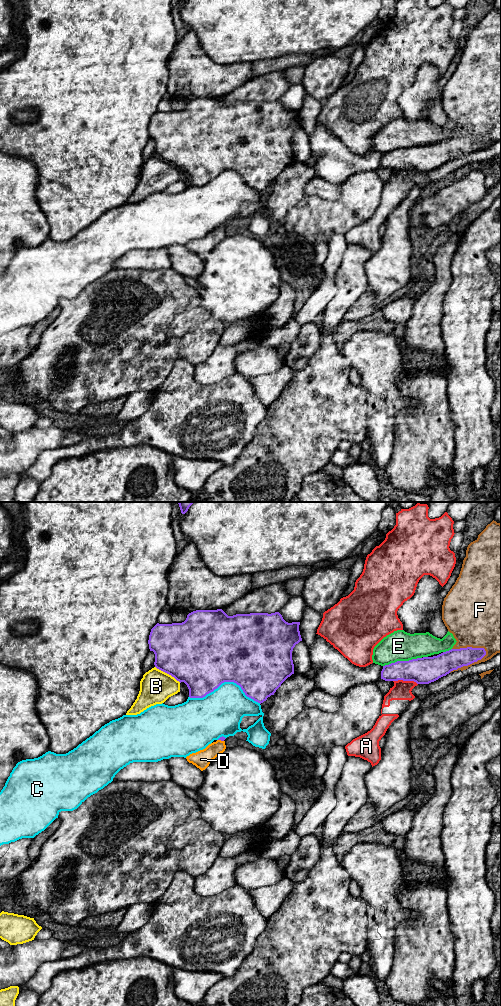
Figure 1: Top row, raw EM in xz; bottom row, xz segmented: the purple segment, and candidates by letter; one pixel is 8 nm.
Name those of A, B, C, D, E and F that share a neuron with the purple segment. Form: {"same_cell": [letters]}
{"same_cell": ["D"]}

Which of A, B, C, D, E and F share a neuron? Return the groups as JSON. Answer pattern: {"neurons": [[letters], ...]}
{"neurons": [["A"], ["B"], ["C"], ["D"], ["E"], ["F"]]}

